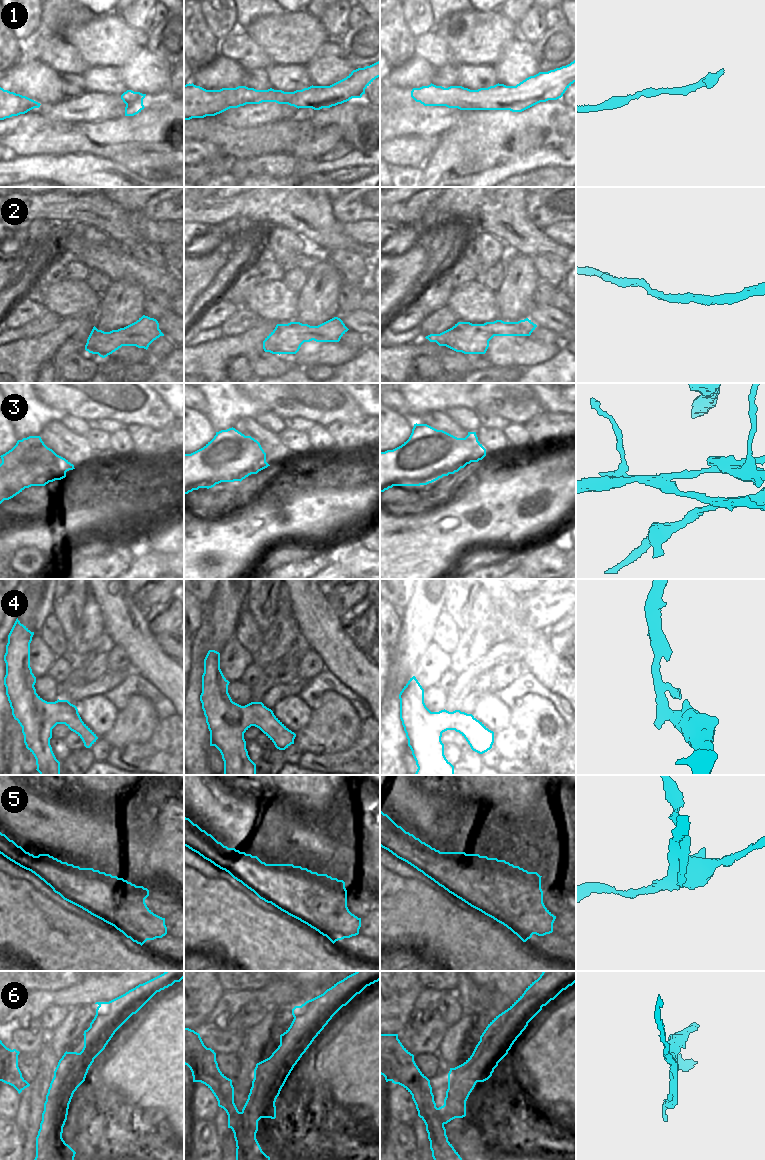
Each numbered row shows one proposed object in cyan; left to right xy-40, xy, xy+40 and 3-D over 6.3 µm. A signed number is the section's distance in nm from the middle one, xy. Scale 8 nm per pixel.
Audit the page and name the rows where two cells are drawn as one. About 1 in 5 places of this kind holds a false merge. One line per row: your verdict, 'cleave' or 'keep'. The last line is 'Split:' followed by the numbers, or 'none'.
1: keep
2: keep
3: cleave
4: keep
5: cleave
6: cleave
Split: 3, 5, 6

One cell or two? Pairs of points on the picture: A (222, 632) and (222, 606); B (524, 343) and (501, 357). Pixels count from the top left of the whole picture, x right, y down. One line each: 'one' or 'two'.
A: one
B: one

